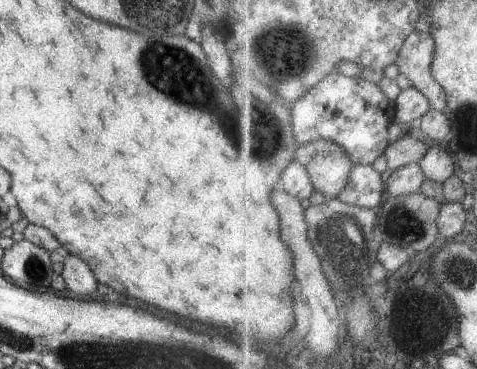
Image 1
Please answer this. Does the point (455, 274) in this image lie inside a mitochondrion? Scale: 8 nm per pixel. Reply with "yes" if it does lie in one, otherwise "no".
yes

